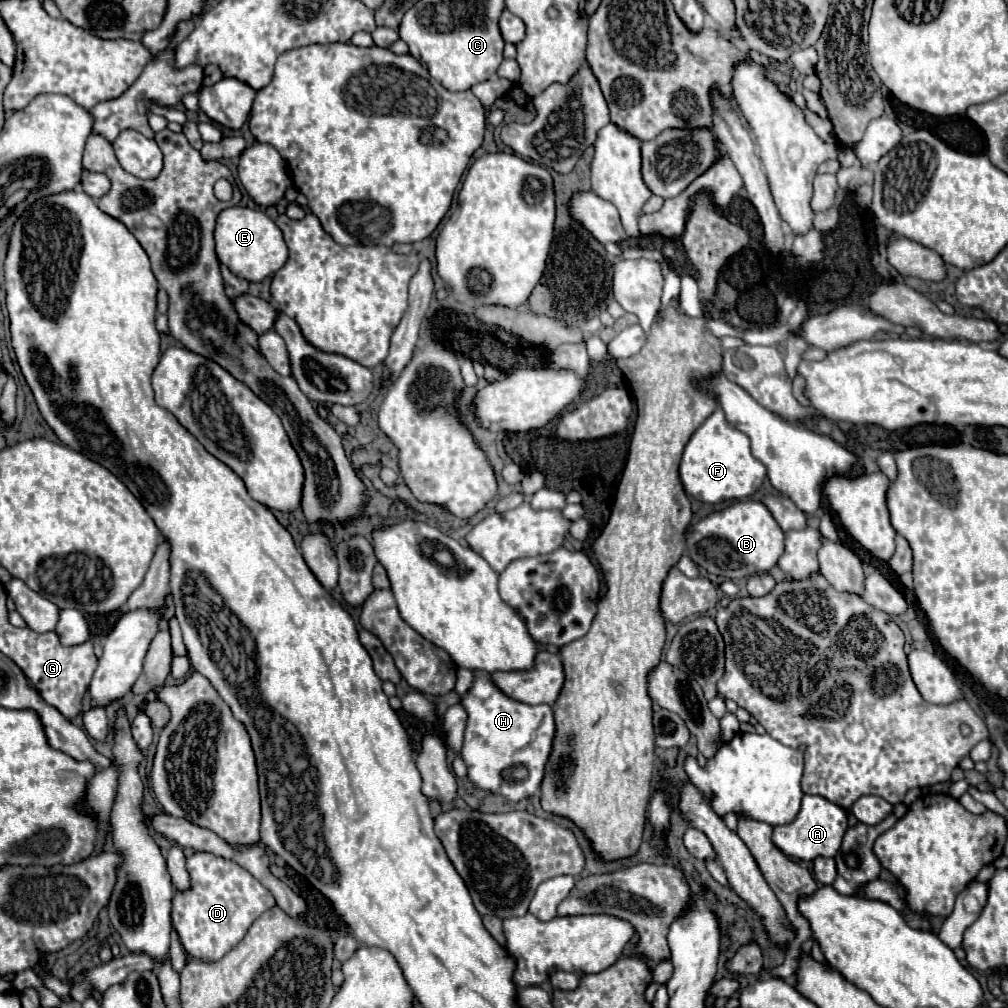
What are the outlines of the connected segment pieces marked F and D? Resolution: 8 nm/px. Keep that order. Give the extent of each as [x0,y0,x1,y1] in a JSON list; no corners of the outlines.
[[680,408,766,504],[172,852,274,962]]

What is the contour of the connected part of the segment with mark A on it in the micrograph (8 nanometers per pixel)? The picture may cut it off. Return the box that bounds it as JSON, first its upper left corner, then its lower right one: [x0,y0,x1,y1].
[772,796,848,860]

